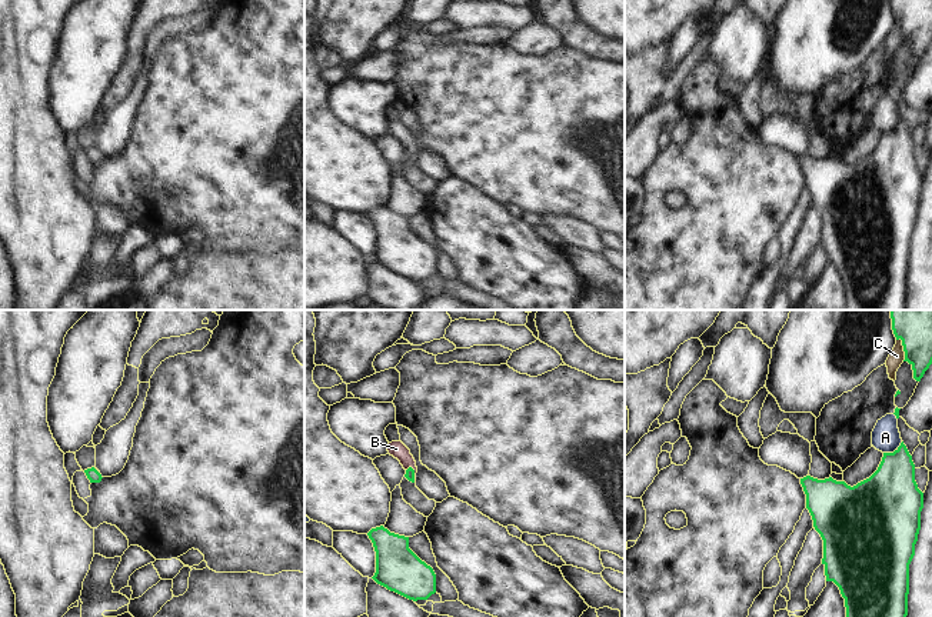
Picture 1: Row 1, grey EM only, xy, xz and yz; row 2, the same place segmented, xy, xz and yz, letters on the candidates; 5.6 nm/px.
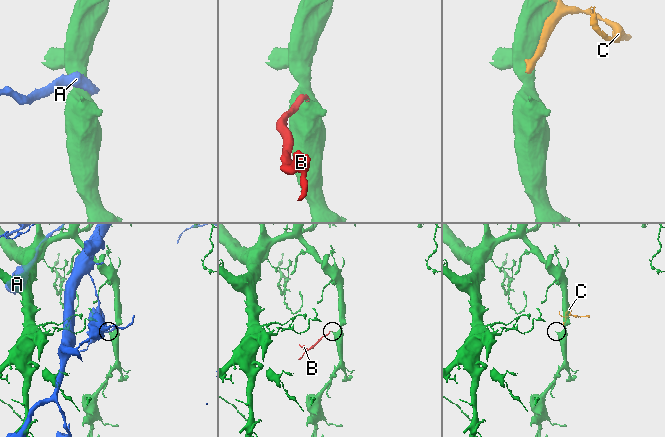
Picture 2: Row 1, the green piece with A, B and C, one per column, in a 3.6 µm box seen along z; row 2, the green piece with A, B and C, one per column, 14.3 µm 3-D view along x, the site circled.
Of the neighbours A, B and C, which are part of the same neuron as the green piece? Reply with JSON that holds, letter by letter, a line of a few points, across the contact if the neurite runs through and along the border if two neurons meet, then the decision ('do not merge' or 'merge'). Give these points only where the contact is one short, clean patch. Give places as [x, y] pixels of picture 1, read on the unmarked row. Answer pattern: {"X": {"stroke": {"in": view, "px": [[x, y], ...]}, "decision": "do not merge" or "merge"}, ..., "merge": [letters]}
{"A": {"stroke": {"in": "yz", "px": [[902, 122], [892, 132], [884, 133]]}, "decision": "do not merge"}, "B": {"stroke": {"in": "xz", "px": [[409, 154], [413, 154], [409, 143], [396, 129]]}, "decision": "merge"}, "C": {"decision": "do not merge"}, "merge": ["B"]}

